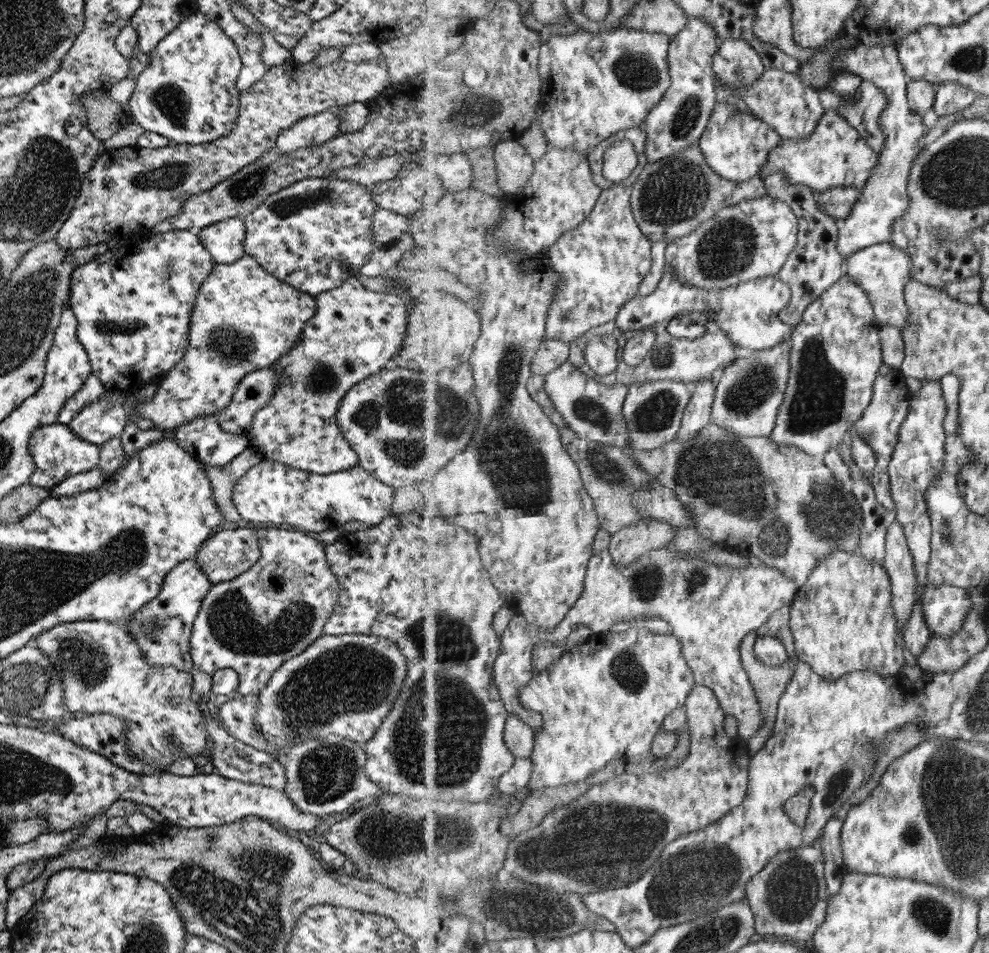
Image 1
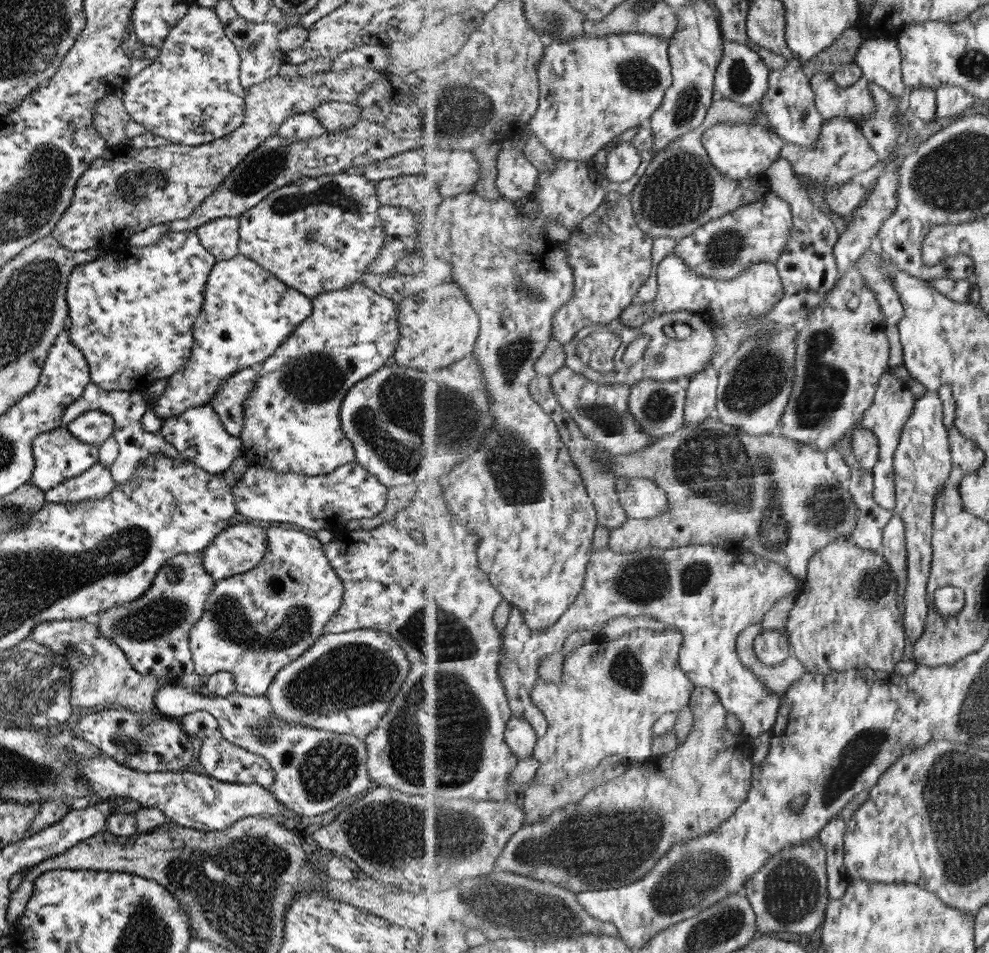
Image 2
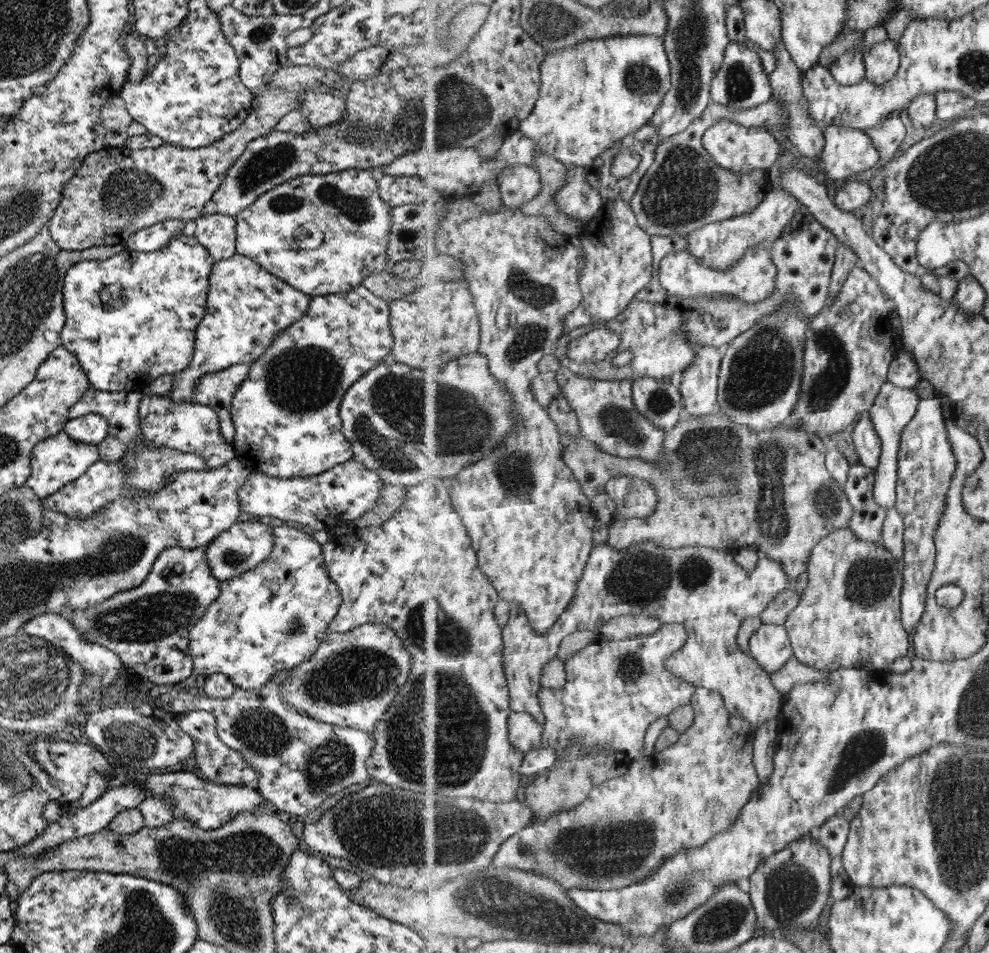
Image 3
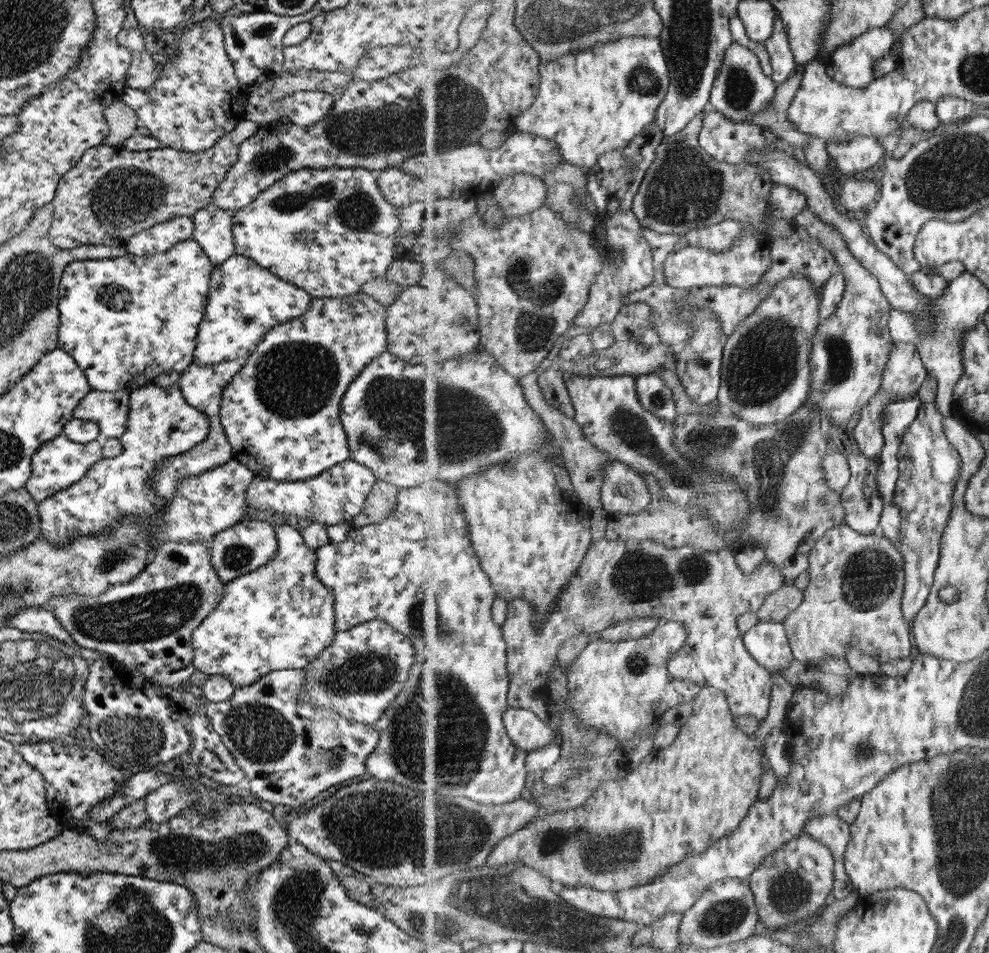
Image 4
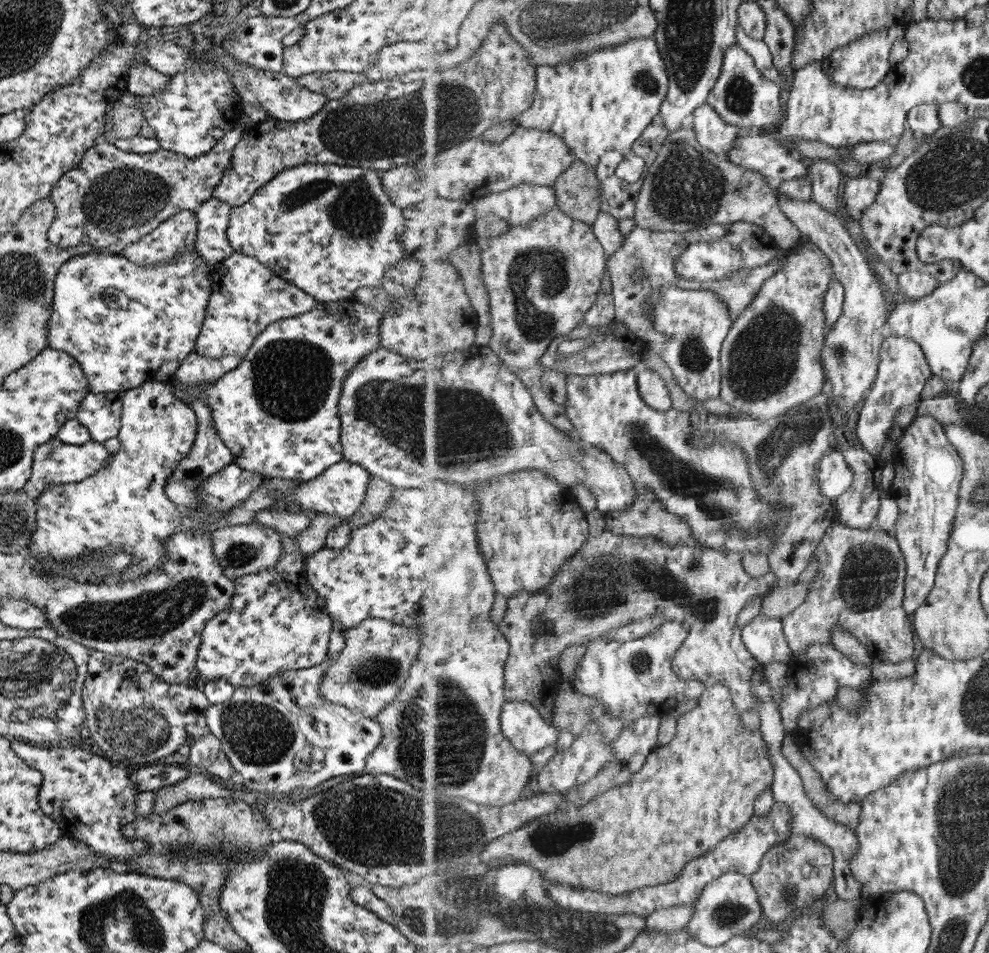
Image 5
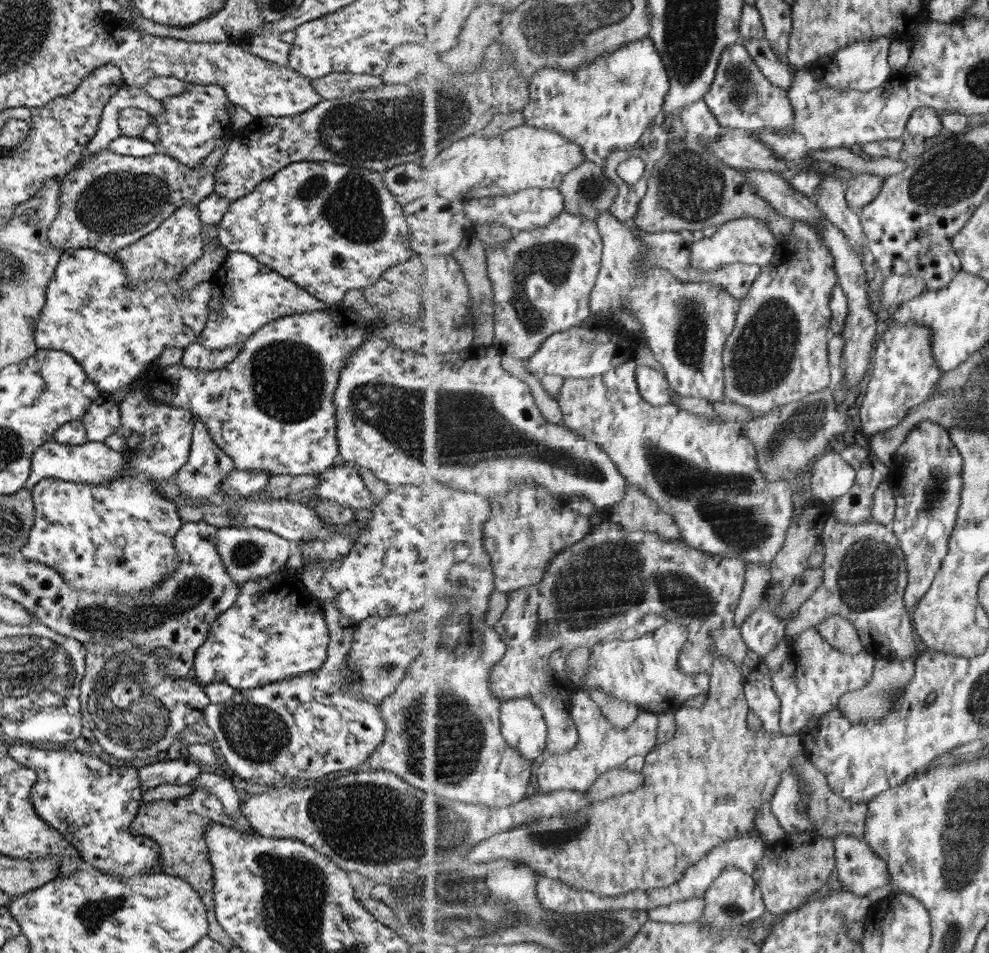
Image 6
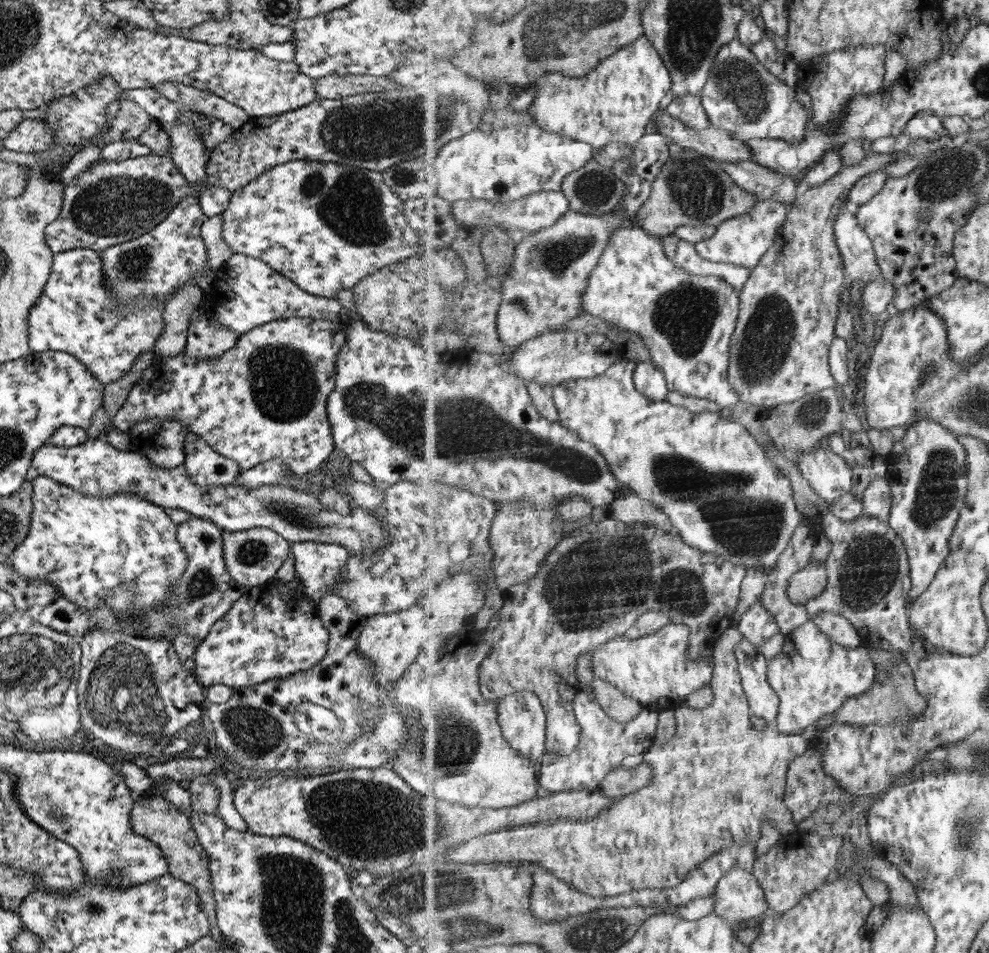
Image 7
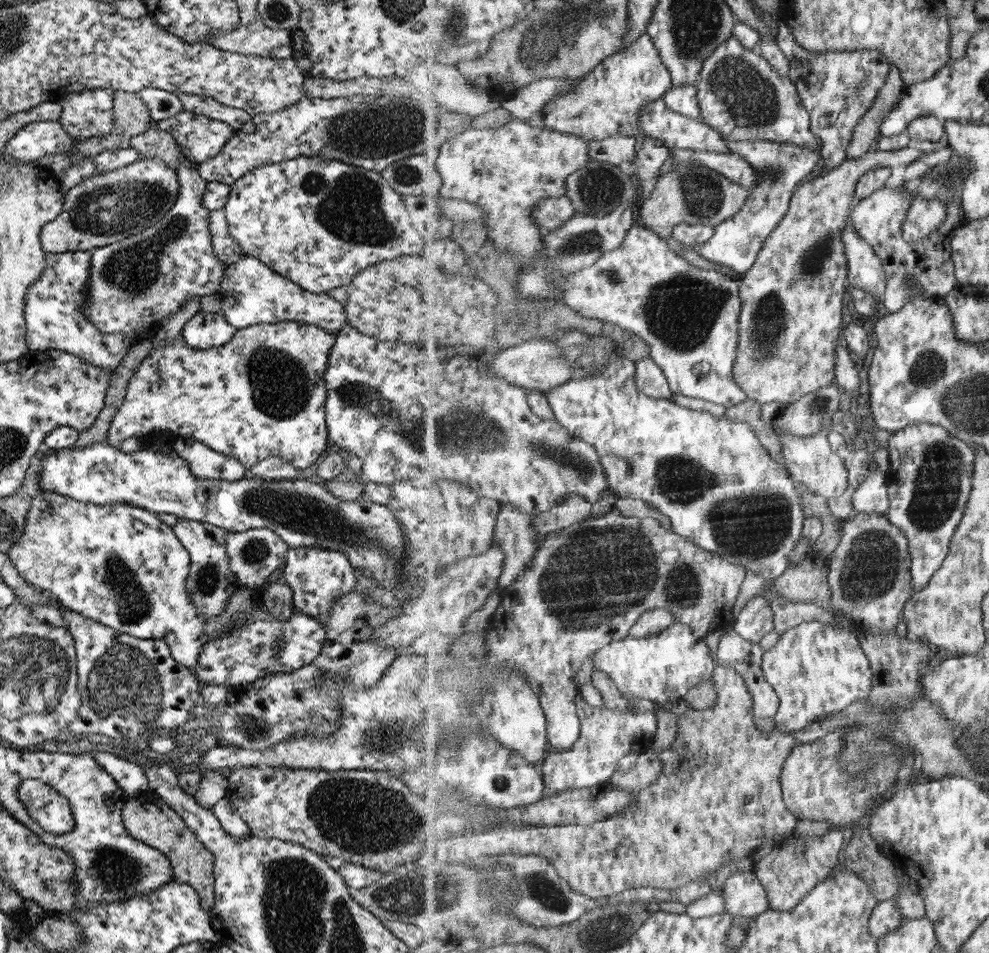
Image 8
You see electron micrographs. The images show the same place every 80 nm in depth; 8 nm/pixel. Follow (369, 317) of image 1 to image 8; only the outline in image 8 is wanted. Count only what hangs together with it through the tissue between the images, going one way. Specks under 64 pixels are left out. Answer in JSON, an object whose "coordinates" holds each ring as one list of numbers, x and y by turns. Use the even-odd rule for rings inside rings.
{"coordinates":[[294,320,254,324,236,330,223,345,208,349,187,346,182,337,153,347,128,379,123,402,111,420,105,445,117,446,132,437,149,432,167,431,178,437,190,437,237,460,245,470,265,458,278,457,304,473,326,447,324,422,326,395,322,374,335,334,312,324]]}

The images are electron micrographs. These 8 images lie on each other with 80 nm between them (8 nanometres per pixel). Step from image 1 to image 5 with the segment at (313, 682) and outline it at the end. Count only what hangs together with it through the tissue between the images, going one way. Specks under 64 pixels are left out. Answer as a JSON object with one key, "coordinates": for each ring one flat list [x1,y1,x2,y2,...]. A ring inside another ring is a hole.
{"coordinates":[[366,618,357,626,344,632,345,644,341,652,328,660,330,665,324,670,318,684,318,693,331,704,351,709,362,717,375,718,376,714,389,702,392,702,398,690,408,676,408,670,416,660,417,649,422,647,422,640,417,636,417,627,398,625,382,618]]}

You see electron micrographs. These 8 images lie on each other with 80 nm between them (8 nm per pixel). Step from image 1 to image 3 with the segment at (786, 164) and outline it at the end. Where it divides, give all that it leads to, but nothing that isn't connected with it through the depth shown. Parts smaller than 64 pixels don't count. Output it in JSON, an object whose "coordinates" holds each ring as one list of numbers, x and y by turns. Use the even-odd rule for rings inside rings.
{"coordinates":[[830,126,825,131,826,145,822,156,815,160,836,186,849,182,854,174,873,168,880,152,866,131,848,126]]}

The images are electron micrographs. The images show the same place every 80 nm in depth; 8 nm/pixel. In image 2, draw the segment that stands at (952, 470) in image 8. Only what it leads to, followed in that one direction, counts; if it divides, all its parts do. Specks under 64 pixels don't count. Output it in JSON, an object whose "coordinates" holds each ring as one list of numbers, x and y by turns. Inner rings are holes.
{"coordinates":[[928,390,916,402,916,409,905,425,901,443,895,454,896,508,906,524,906,547,909,574,904,602,904,627,907,638,915,646,924,633,929,614,928,582,932,574,935,498,948,484,953,469,950,430,944,424,944,404,938,391]]}

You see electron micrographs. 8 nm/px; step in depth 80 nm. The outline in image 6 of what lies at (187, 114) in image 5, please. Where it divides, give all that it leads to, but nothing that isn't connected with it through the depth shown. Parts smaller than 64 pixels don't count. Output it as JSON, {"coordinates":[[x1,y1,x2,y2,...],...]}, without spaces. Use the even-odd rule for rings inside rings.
{"coordinates":[[185,83,185,91,181,95,162,98,164,110,156,116,150,115,151,123,158,128,159,150,174,158,187,168,197,168,216,147,217,141,230,132,230,122,226,113,223,89,217,85,199,85]]}

